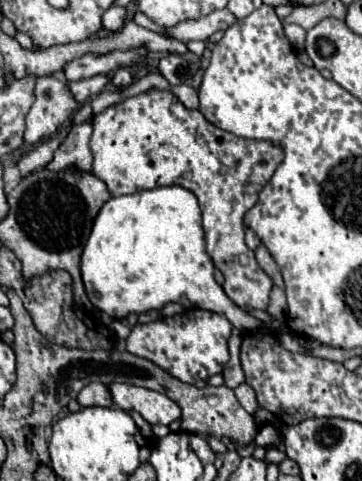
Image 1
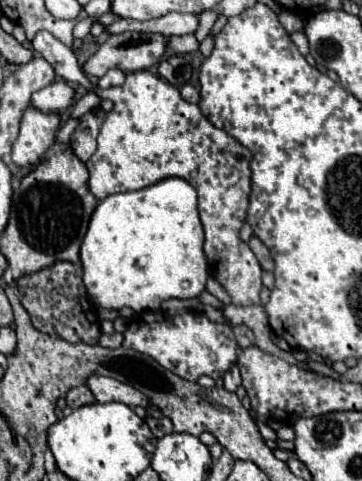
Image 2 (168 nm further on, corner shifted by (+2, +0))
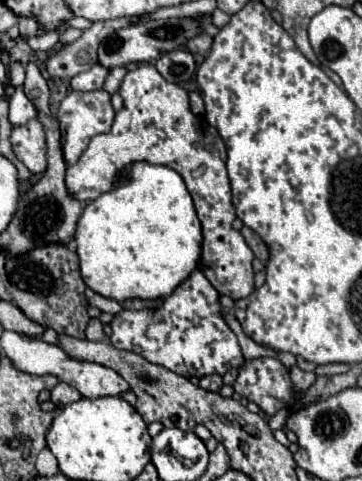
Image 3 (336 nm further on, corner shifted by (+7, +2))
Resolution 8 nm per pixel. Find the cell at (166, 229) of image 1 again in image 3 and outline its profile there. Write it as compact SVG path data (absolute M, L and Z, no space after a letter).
M133 162L121 170L113 190L85 206L75 230L75 244L81 260L81 276L93 292L117 302L131 298L157 300L169 296L169 292L197 268L201 256L201 222L191 194L175 170L149 162Z

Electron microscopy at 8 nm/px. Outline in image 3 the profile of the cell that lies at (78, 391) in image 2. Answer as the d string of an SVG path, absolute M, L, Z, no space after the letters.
M59 382L59 384L51 390L51 402L57 404L57 406L67 406L67 404L71 404L71 402L77 402L79 398L81 398L81 394L79 394L73 386L69 386L69 384L65 384L65 382Z

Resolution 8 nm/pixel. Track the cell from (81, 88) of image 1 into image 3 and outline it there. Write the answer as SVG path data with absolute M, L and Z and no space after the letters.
M17 88L11 96L11 102L9 102L9 122L11 122L11 126L23 126L35 116L37 116L37 112L33 112L31 100L23 94L21 88Z

